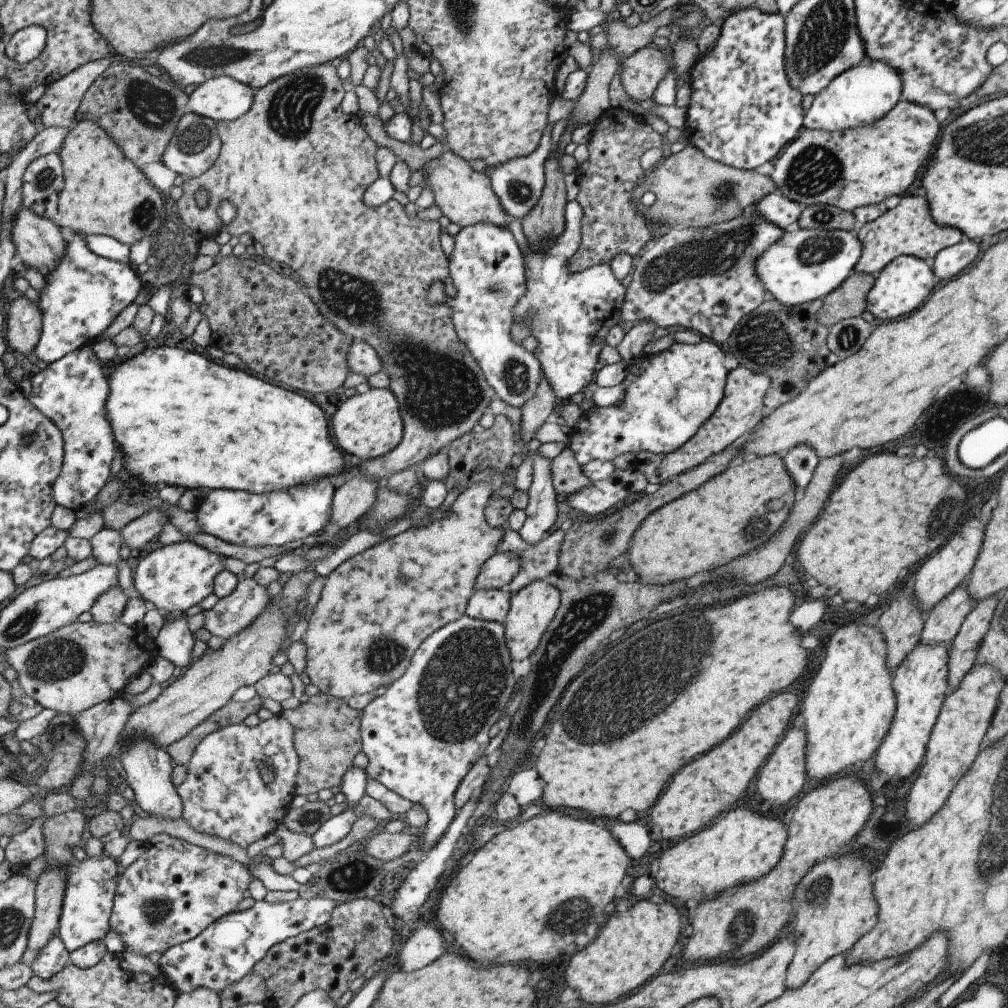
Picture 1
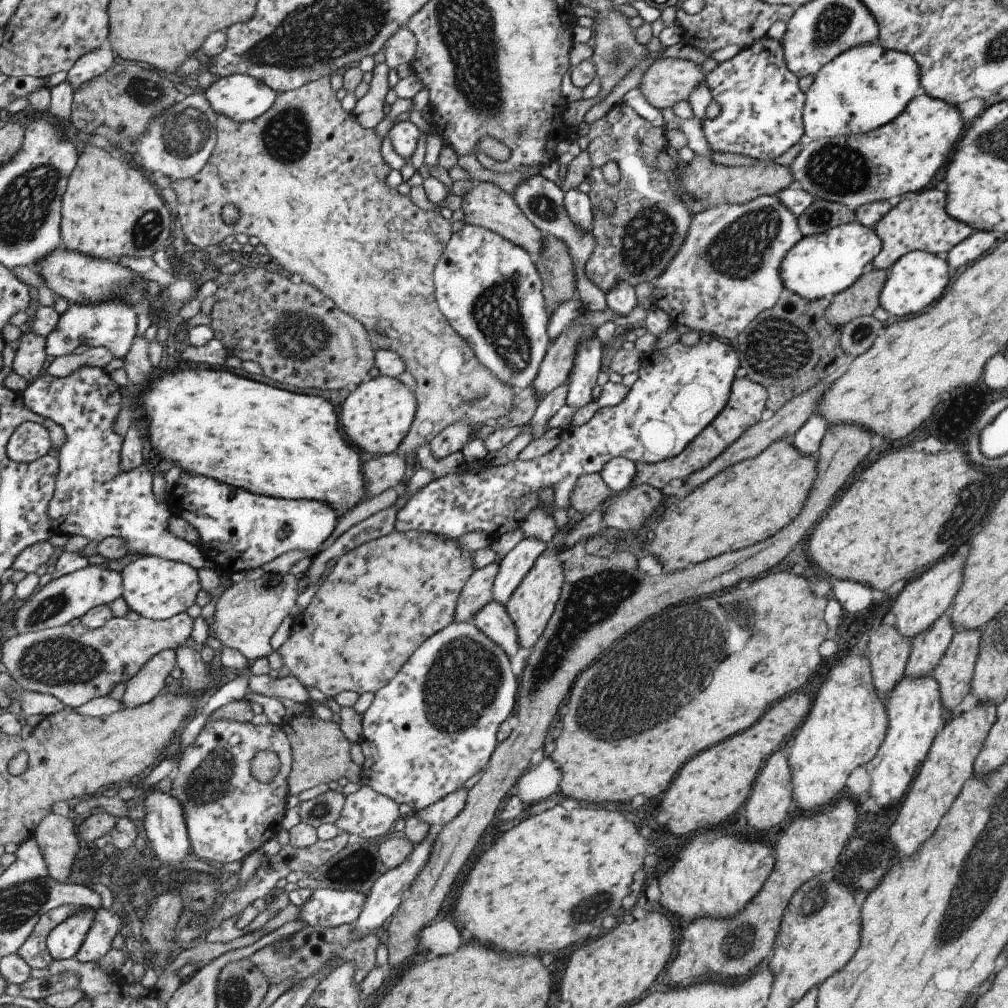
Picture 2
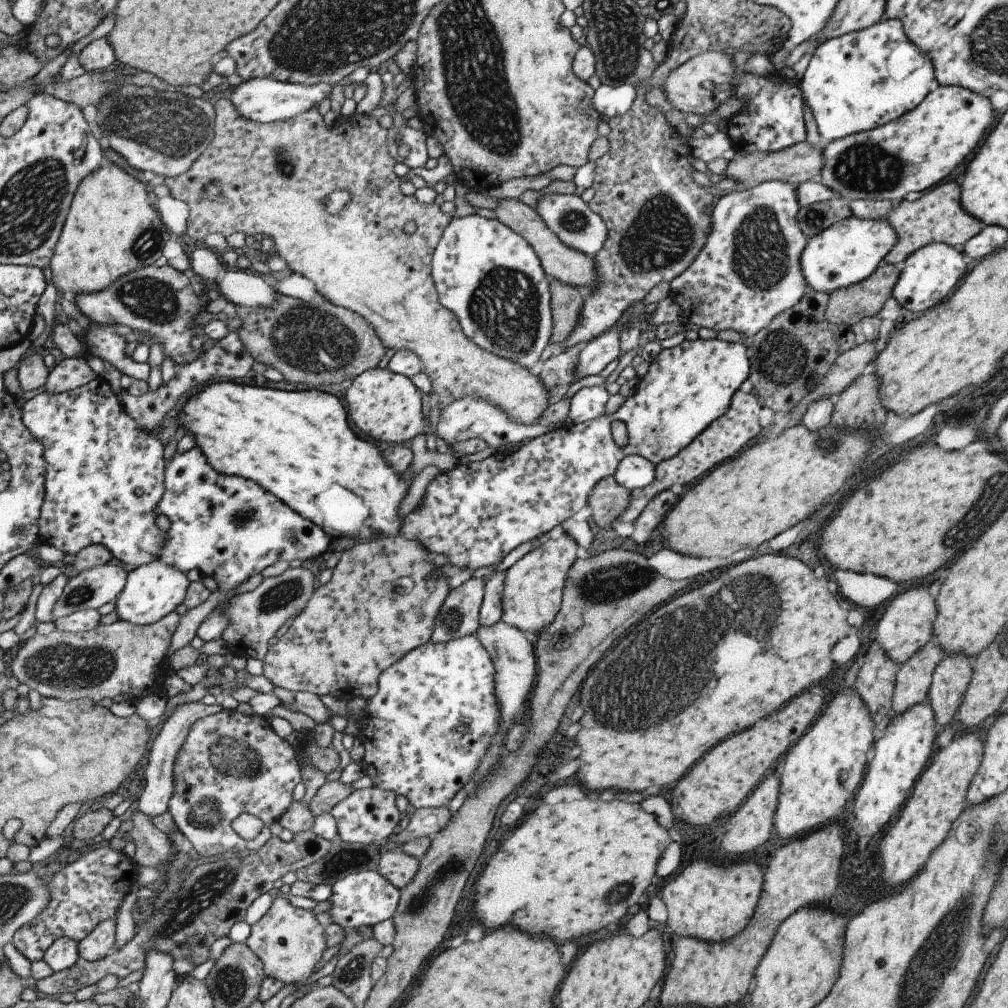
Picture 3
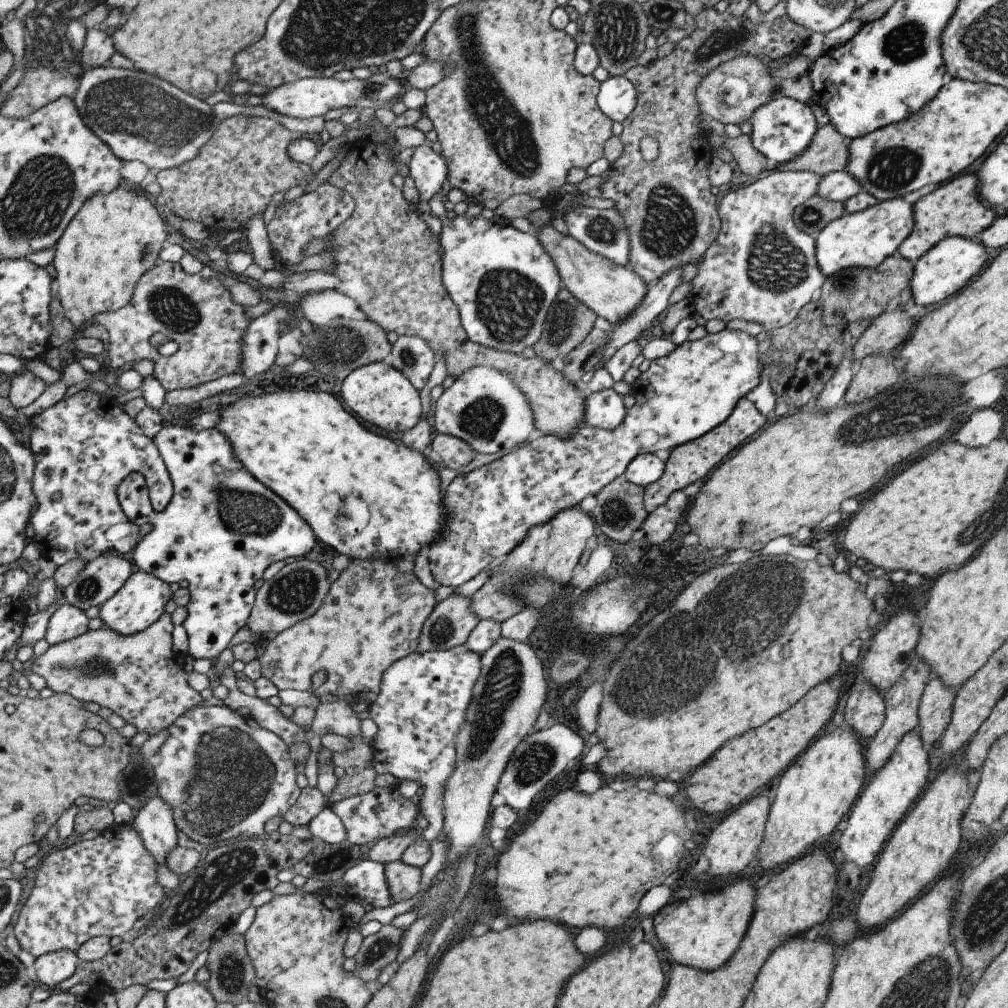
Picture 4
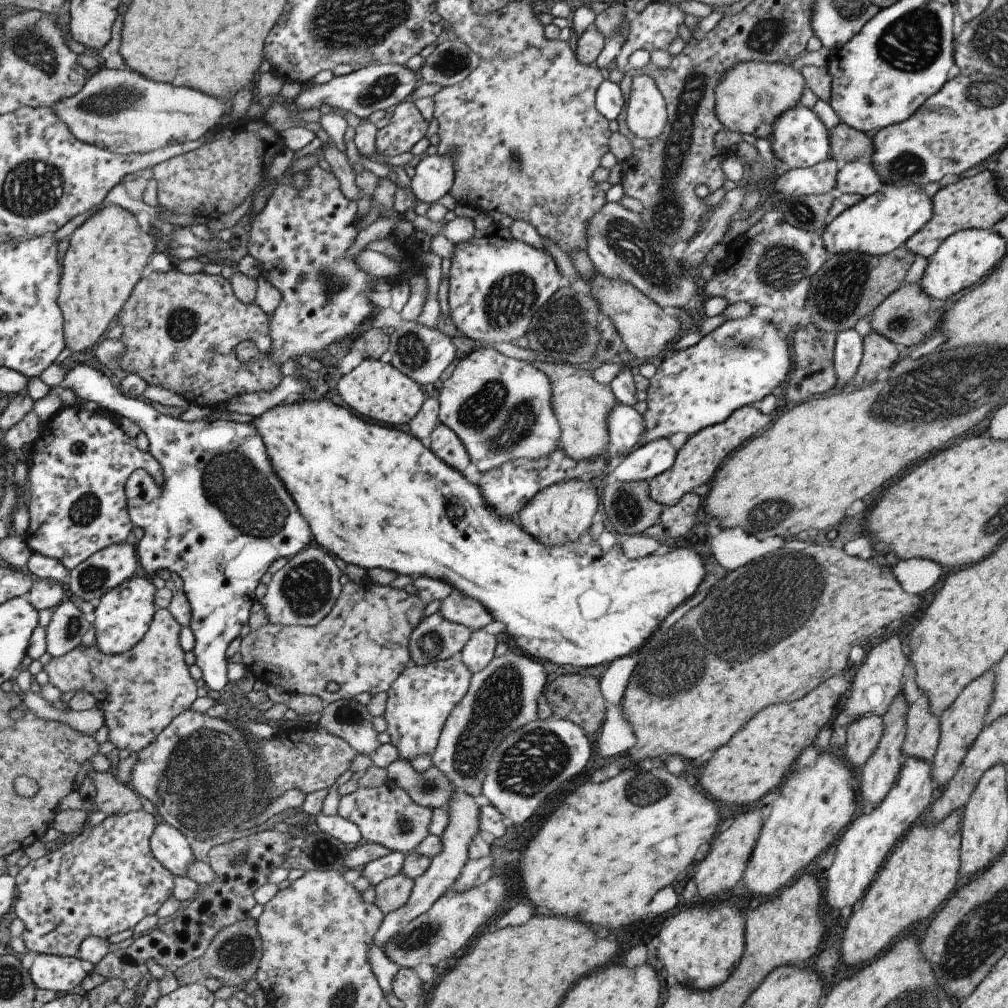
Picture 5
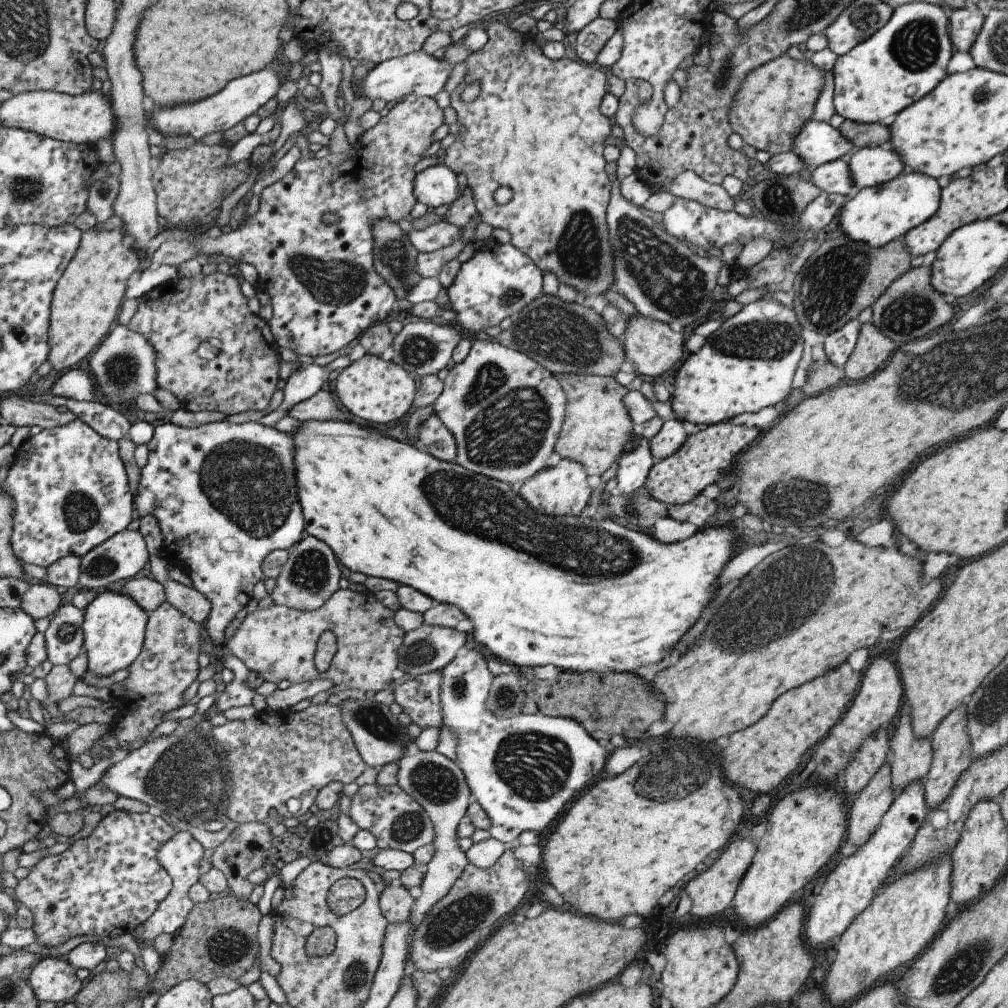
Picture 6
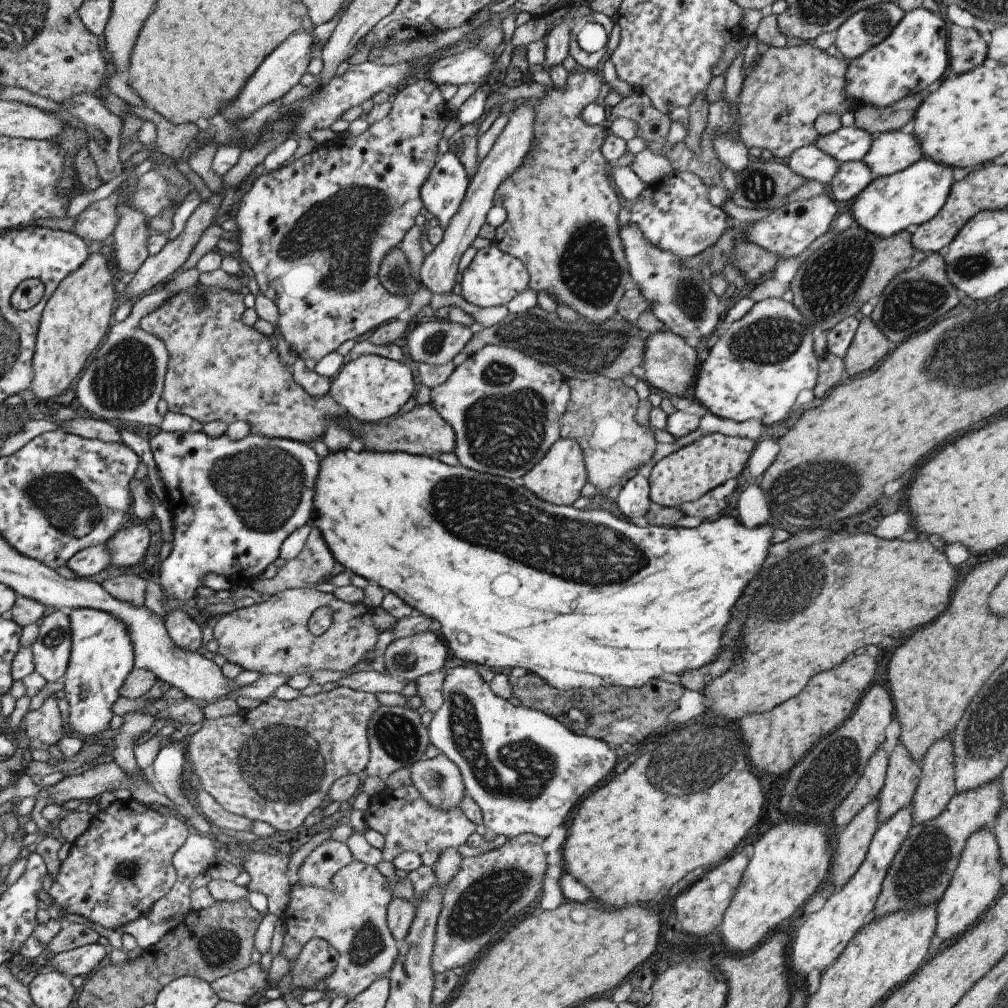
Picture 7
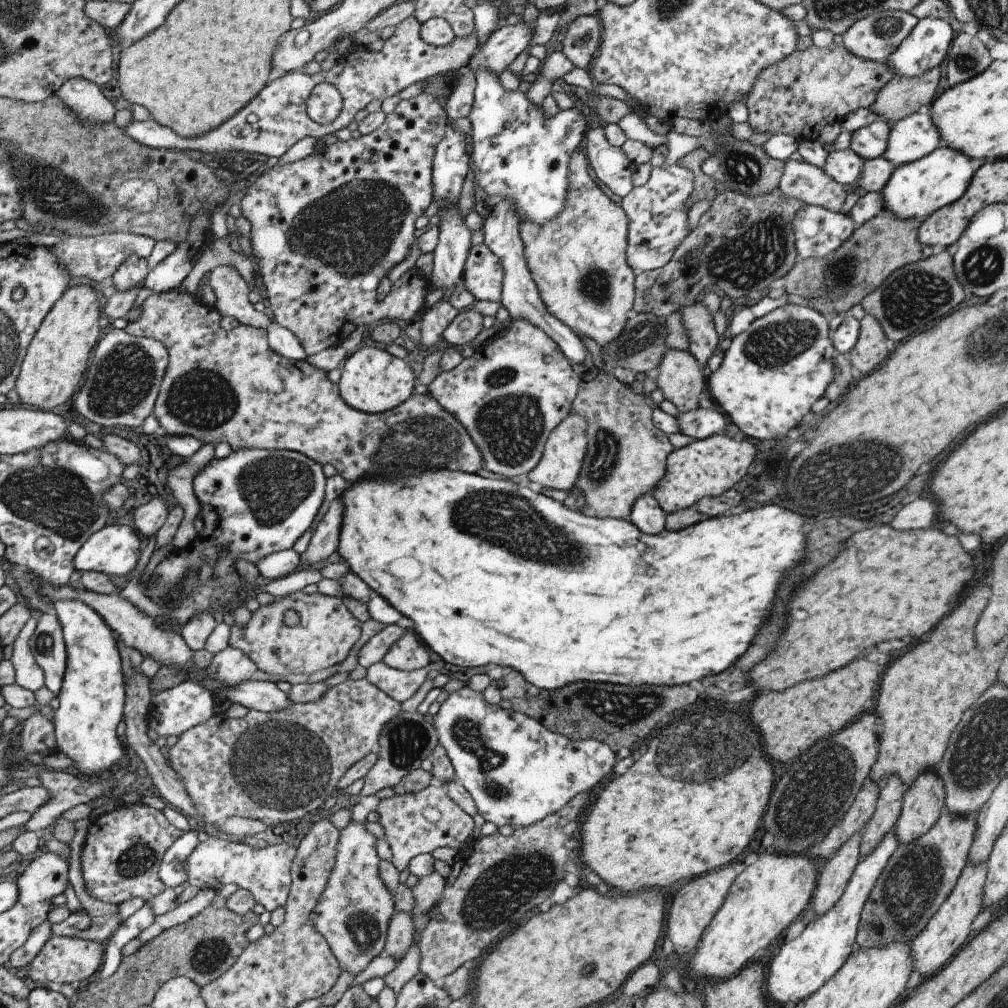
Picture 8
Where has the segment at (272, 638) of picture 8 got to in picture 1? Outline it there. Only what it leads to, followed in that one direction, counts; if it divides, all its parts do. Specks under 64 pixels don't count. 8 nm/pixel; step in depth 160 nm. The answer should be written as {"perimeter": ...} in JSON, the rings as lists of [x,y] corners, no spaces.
{"perimeter":[[[487,482],[473,483],[469,488],[457,495],[451,506],[449,506],[445,516],[432,520],[424,527],[417,526],[417,528],[403,531],[393,538],[386,538],[382,543],[344,560],[325,576],[318,602],[309,618],[305,633],[300,638],[307,647],[305,656],[306,674],[310,678],[310,684],[313,684],[320,693],[347,700],[351,696],[355,696],[355,694],[365,694],[365,692],[377,690],[381,686],[390,685],[403,676],[411,655],[415,652],[419,644],[427,638],[427,635],[430,635],[447,623],[457,620],[464,614],[466,602],[471,596],[473,585],[475,584],[475,579],[479,574],[481,565],[495,553],[497,544],[503,538],[503,527],[490,527],[488,521],[483,516],[482,508],[485,506],[486,500],[490,497],[490,493],[491,490]]]}

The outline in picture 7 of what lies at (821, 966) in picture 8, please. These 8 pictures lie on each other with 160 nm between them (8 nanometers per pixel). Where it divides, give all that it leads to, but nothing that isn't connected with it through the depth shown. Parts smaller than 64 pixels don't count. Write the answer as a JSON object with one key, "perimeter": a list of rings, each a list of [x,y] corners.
{"perimeter":[[[909,806],[896,810],[885,822],[879,824],[871,837],[867,852],[859,868],[833,893],[825,899],[823,906],[816,912],[805,916],[804,924],[792,935],[791,954],[789,955],[789,971],[791,974],[809,974],[813,968],[823,972],[843,947],[853,938],[853,935],[866,924],[876,898],[878,897],[882,880],[887,867],[891,864],[897,849],[913,826]]]}

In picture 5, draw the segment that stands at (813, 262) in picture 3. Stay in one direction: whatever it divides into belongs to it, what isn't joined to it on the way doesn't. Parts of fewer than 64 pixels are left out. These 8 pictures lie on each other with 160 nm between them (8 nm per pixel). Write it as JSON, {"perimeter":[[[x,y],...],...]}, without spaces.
{"perimeter":[[[883,185],[875,194],[861,197],[859,202],[849,206],[835,218],[829,219],[822,230],[822,242],[828,254],[839,252],[859,252],[871,256],[883,256],[897,248],[919,230],[930,218],[932,213],[932,198],[929,198],[921,185],[898,186]]]}

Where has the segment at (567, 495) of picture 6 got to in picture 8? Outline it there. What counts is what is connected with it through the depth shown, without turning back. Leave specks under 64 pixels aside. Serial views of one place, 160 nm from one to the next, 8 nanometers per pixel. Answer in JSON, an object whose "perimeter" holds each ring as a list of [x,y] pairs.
{"perimeter":[[[568,413],[549,434],[545,442],[542,458],[535,468],[528,473],[532,487],[551,488],[551,490],[571,490],[577,480],[581,462],[586,452],[585,418],[581,414]]]}

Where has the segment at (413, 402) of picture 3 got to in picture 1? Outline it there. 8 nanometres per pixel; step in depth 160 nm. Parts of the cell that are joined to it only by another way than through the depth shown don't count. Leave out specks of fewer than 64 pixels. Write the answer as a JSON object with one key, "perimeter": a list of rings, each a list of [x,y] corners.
{"perimeter":[[[370,388],[347,398],[332,415],[331,434],[335,448],[345,456],[366,461],[387,454],[397,446],[402,435],[402,420],[395,395],[387,388]]]}

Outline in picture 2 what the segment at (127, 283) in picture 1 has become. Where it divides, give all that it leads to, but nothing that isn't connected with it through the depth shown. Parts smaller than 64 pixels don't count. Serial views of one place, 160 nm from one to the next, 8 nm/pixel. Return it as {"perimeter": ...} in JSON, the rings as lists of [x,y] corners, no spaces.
{"perimeter":[[[115,297],[98,303],[70,303],[68,309],[59,316],[56,327],[48,334],[47,354],[53,358],[72,355],[81,344],[91,347],[105,347],[113,351],[114,358],[122,358],[129,352],[137,336],[137,316],[140,305]]]}

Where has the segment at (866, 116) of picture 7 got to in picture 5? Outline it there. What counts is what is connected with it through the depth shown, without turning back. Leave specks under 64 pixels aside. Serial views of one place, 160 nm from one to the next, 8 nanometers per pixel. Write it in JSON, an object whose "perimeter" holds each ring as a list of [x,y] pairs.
{"perimeter":[[[843,122],[829,131],[829,159],[839,164],[859,160],[867,162],[873,154],[871,134],[858,132]]]}

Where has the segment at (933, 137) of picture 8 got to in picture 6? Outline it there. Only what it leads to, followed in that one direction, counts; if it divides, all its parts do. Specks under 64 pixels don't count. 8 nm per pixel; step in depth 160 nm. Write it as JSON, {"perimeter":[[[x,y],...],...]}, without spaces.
{"perimeter":[[[888,144],[861,147],[850,158],[848,171],[852,188],[861,190],[882,185],[904,172],[899,155]]]}

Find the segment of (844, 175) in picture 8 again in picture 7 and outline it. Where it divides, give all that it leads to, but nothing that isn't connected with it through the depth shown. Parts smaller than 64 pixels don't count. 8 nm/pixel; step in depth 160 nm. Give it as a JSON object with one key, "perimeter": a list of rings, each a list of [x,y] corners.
{"perimeter":[[[812,143],[788,154],[783,163],[791,172],[802,176],[807,181],[817,181],[821,184],[827,184],[833,178],[839,164]]]}

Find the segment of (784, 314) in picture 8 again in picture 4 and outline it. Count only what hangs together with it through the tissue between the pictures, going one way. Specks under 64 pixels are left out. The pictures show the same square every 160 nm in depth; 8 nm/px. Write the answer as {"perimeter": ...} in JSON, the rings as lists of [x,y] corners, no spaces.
{"perimeter":[[[723,329],[695,341],[683,341],[669,354],[650,360],[647,370],[640,372],[632,382],[630,392],[634,403],[615,428],[602,429],[579,423],[566,437],[538,437],[489,464],[455,476],[440,500],[446,519],[439,536],[429,546],[431,576],[440,585],[458,586],[481,570],[495,570],[530,529],[545,525],[562,510],[577,506],[587,494],[594,495],[614,478],[621,477],[634,456],[669,451],[715,428],[731,414],[735,403],[760,382],[763,372],[757,362],[758,340],[739,331]]]}

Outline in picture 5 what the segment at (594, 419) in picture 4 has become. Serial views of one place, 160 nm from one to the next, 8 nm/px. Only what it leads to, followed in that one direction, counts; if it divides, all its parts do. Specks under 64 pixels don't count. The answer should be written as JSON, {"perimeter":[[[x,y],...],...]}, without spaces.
{"perimeter":[[[615,401],[611,412],[607,412],[607,432],[609,445],[616,456],[625,458],[637,448],[637,442],[643,438],[643,418],[632,406],[621,406]]]}

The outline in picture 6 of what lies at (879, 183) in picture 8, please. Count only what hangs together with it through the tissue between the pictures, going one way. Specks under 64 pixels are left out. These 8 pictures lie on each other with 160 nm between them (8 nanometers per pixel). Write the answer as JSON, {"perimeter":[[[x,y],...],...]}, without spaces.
{"perimeter":[[[835,159],[816,166],[808,171],[805,178],[824,193],[848,195],[852,188],[852,180],[848,171],[848,164],[843,160]]]}

